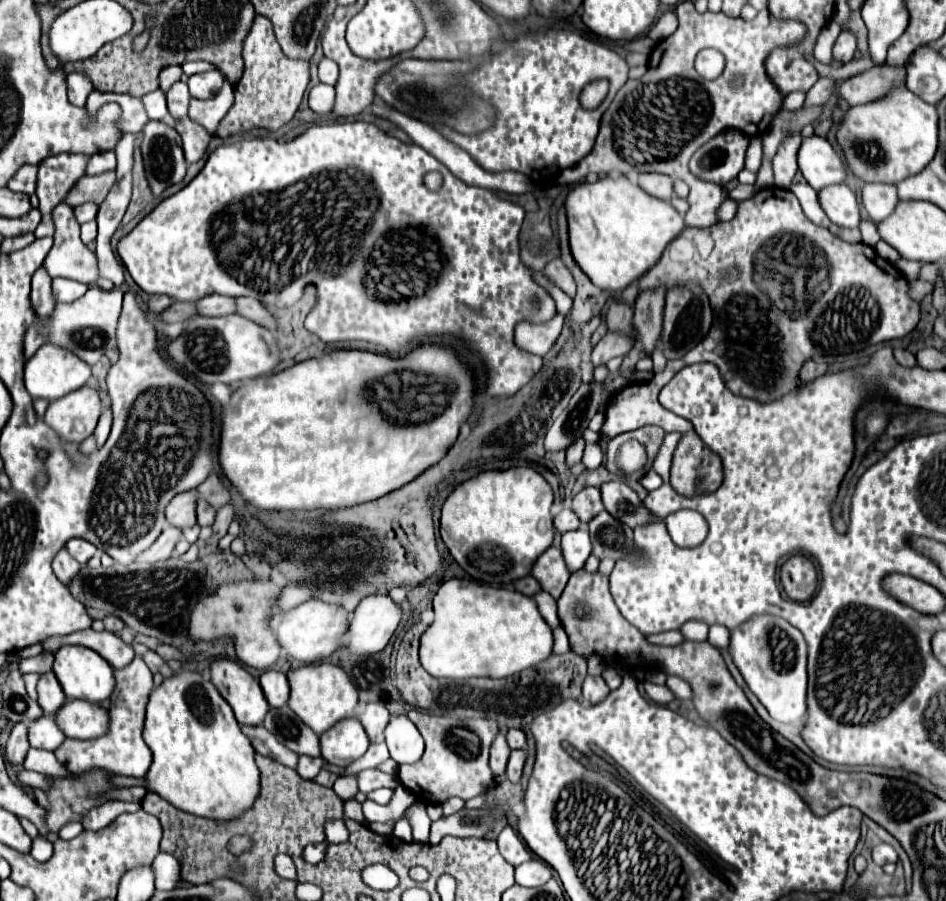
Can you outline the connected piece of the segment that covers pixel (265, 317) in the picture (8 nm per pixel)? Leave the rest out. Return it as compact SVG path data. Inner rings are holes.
M237 297L237 313L275 331L277 329L277 321L275 317L263 307L263 303L259 303L257 299L251 299L251 297Z

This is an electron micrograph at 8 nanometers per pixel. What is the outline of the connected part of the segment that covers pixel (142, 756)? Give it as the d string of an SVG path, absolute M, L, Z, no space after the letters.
M135 655L131 665L115 671L115 691L111 693L107 735L101 735L101 739L87 739L87 741L65 739L61 747L53 751L57 761L75 775L89 773L91 769L103 769L115 775L143 777L151 765L151 751L141 737L145 723L145 705L151 691L153 691L153 675L149 667L143 663L143 657Z

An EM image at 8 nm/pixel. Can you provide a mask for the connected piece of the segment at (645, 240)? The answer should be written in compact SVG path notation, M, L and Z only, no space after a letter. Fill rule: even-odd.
M603 177L595 183L585 181L575 185L565 199L565 213L575 263L589 275L591 283L615 293L649 271L659 261L663 249L685 229L683 215L669 201L647 195L627 177Z

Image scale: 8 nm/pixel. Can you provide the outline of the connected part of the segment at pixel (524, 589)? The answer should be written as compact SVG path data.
M527 575L527 577L525 577L525 579L521 579L521 581L515 581L513 585L515 585L515 589L517 589L517 591L521 591L523 595L529 595L529 597L533 597L537 591L541 591L539 583L537 583L531 575Z

